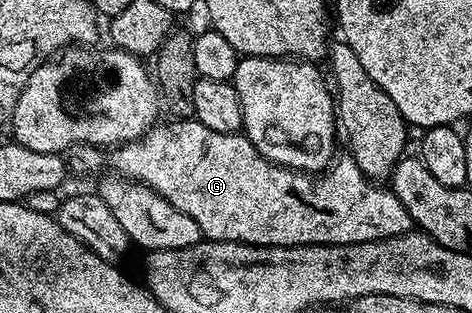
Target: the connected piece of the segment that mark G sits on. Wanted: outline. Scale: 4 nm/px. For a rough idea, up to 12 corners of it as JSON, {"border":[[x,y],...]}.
{"border":[[158,123],[120,176],[243,245],[358,245],[414,228],[338,156],[316,175],[240,132]]}

